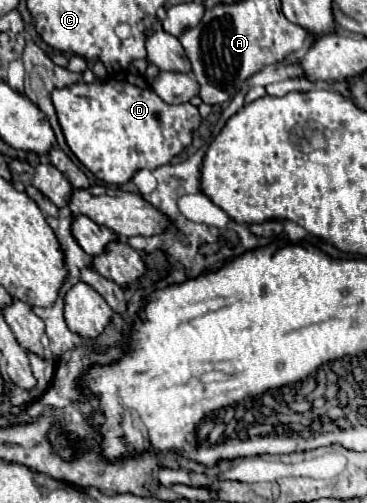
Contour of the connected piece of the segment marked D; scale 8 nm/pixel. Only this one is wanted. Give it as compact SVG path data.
M121 71L107 81L99 81L91 85L79 81L71 87L55 89L51 95L53 95L53 105L69 149L81 161L83 167L87 167L99 181L107 185L123 185L131 181L131 177L139 169L153 171L169 163L191 143L193 131L201 123L197 107L193 107L191 103L183 103L183 105L165 103L161 97L157 97L157 93L141 75L133 75L129 71Z

